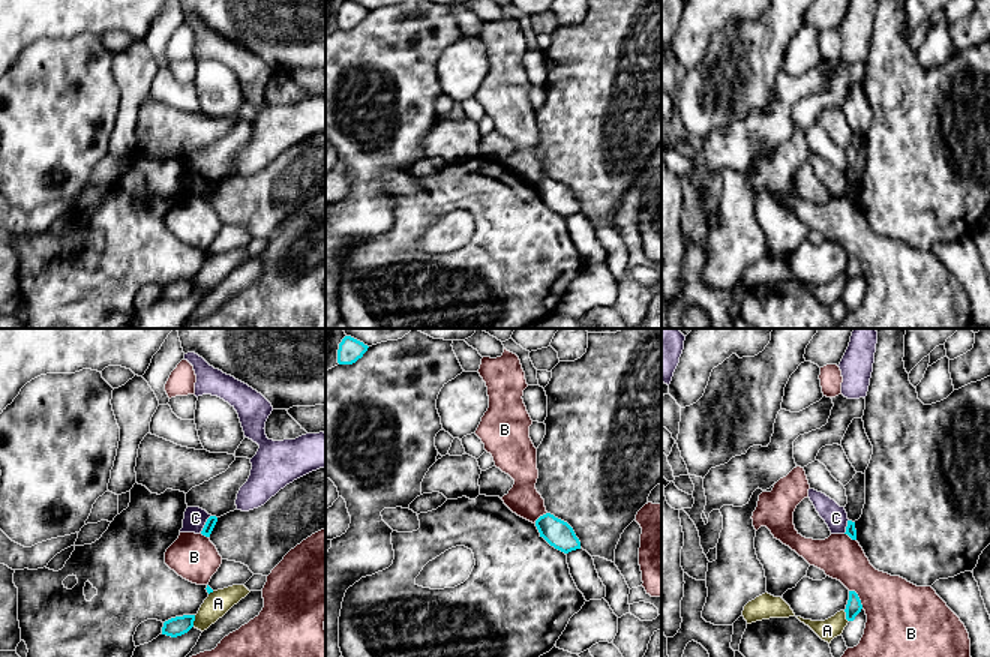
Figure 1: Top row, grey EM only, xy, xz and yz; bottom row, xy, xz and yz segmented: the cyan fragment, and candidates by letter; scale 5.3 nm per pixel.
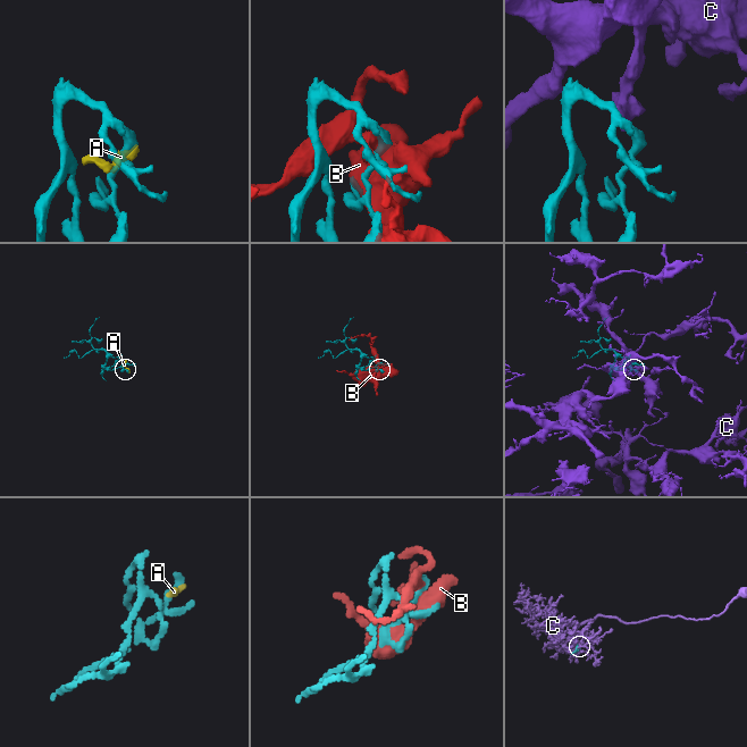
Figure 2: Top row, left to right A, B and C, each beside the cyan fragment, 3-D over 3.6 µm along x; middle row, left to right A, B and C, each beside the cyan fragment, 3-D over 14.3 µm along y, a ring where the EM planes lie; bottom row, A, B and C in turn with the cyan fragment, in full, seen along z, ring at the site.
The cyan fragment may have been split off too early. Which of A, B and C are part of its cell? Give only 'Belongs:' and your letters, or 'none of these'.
Belongs: none of these

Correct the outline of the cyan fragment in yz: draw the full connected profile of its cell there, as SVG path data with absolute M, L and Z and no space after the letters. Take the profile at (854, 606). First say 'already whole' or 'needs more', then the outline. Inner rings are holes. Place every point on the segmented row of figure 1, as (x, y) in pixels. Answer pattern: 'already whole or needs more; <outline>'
already whole; M849 591L849 600L844 609L846 620L854 621L855 616L861 612L861 609L862 609L862 604L858 594L855 591Z

